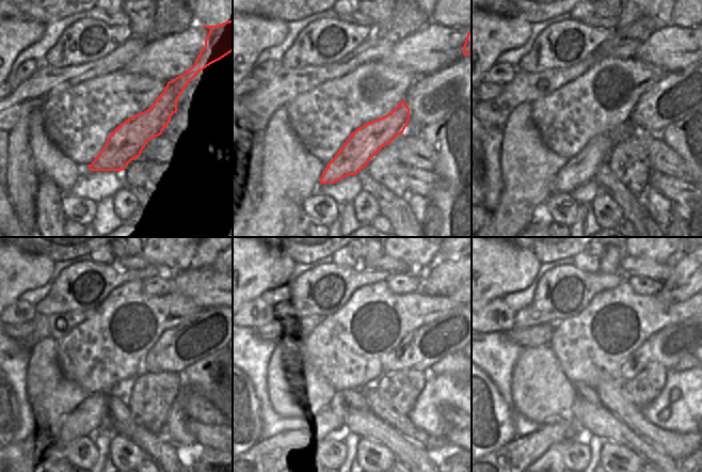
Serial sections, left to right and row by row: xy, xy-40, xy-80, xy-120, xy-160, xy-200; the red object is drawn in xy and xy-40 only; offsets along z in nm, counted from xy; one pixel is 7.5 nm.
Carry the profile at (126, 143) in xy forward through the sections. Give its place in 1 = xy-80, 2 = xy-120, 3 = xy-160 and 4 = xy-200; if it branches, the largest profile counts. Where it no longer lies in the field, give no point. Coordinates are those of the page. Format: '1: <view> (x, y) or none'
1: xy-80 (580, 168)
2: xy-120 (92, 414)
3: xy-160 (275, 454)
4: xy-200 (524, 450)

